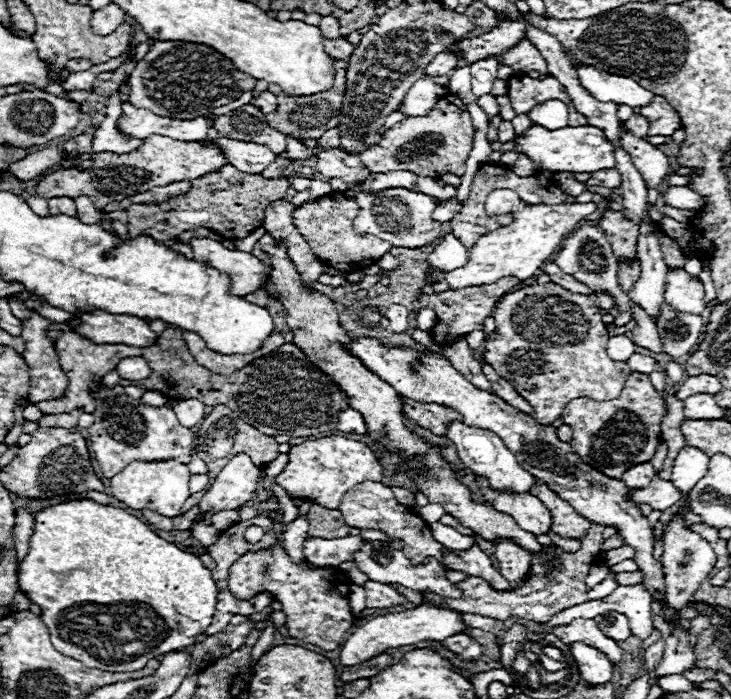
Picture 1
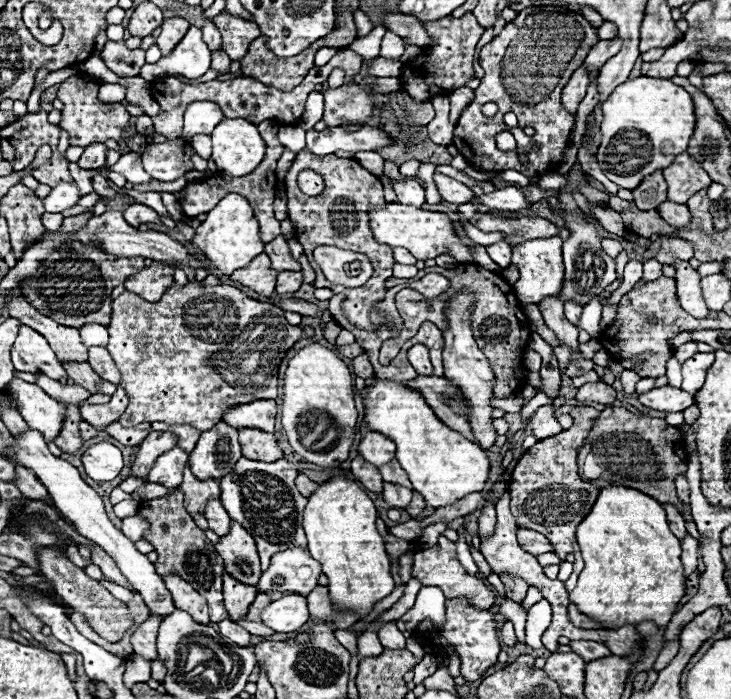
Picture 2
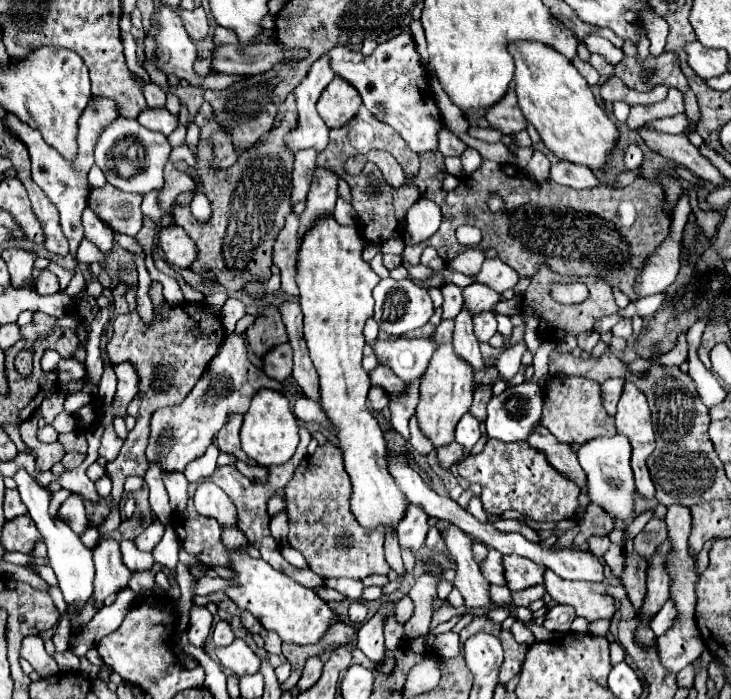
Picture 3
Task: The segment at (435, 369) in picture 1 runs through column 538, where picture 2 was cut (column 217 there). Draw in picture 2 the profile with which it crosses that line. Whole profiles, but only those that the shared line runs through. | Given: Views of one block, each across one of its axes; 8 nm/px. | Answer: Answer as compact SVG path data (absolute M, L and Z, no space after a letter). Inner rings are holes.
M218 422L216 428L202 432L196 448L188 454L188 464L200 480L220 480L232 472L240 458L238 430L226 422Z

